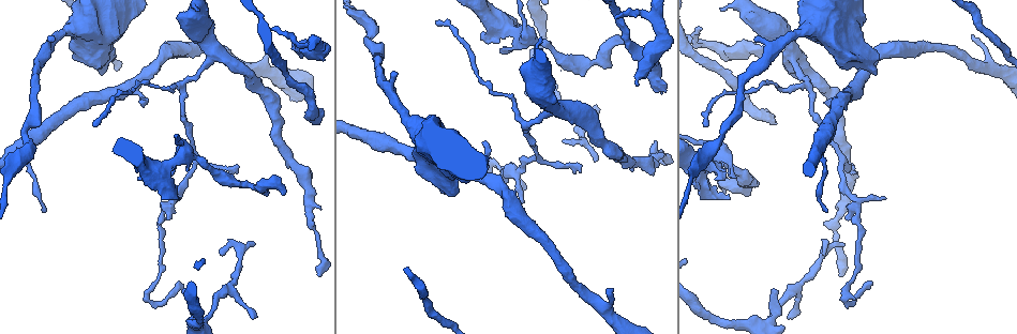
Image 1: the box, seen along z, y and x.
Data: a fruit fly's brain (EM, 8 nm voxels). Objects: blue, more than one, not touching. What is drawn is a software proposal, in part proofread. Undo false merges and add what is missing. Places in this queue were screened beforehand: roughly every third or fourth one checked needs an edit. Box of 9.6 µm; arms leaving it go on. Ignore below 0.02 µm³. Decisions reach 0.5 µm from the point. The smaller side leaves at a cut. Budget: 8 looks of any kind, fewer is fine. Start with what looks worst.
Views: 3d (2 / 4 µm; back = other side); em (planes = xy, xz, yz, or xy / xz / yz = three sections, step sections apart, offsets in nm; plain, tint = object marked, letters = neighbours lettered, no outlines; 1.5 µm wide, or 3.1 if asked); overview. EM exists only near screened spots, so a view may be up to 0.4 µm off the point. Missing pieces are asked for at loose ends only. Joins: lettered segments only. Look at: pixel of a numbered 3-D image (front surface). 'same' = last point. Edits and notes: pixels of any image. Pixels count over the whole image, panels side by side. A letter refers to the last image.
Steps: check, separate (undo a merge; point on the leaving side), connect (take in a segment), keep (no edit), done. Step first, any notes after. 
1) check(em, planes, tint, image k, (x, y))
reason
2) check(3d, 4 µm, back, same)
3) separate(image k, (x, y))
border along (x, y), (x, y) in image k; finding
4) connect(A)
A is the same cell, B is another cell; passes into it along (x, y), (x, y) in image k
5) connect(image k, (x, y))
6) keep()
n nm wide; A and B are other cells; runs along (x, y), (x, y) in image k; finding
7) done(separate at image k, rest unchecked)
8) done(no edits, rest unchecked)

check(em, planes, plain, image 1, (139, 102))
tapers out

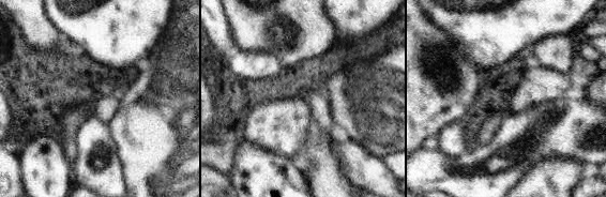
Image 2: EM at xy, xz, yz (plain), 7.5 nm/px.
check(em, planes, letters, same)
what lies round it

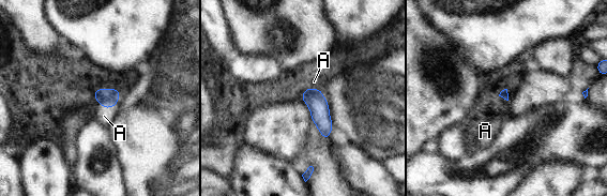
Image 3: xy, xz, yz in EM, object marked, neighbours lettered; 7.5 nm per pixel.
connect(A)
A is the same cell; it goes on there

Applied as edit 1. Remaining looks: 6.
check(overview)
redraw

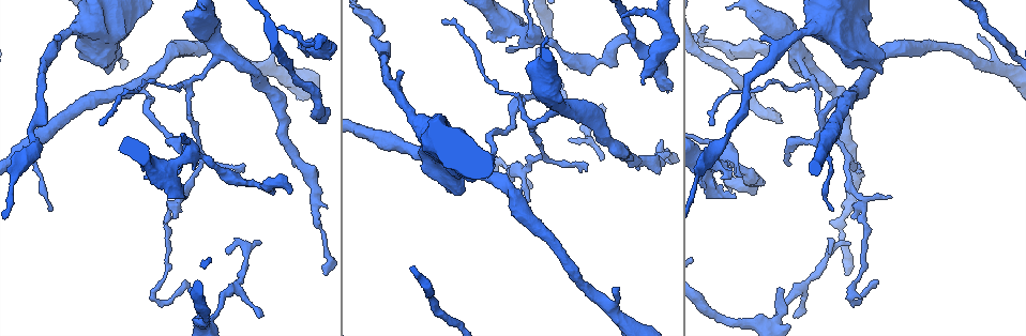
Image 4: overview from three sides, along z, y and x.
check(3d, 4 µm, image 4, (197, 164))
tapers out

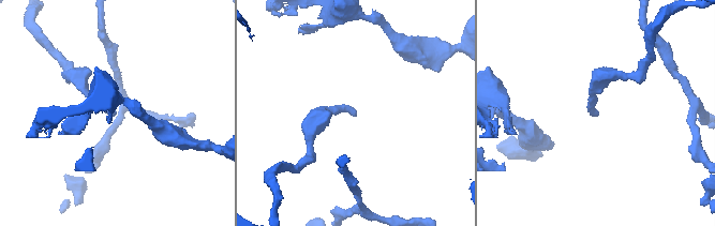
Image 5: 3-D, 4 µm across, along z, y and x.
check(em, planes, letters, image 5, (115, 113))

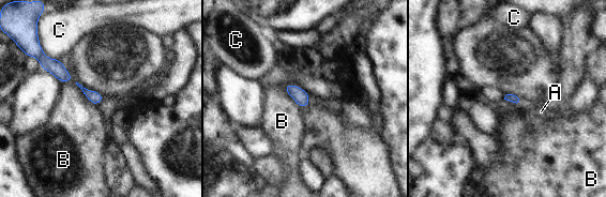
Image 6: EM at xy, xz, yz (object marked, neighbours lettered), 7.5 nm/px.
connect(A)
A is the same cell, B and C are other cells; passes into it along (511, 97), (517, 102), (541, 111) in image 6; the cell continues

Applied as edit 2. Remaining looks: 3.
check(overview)

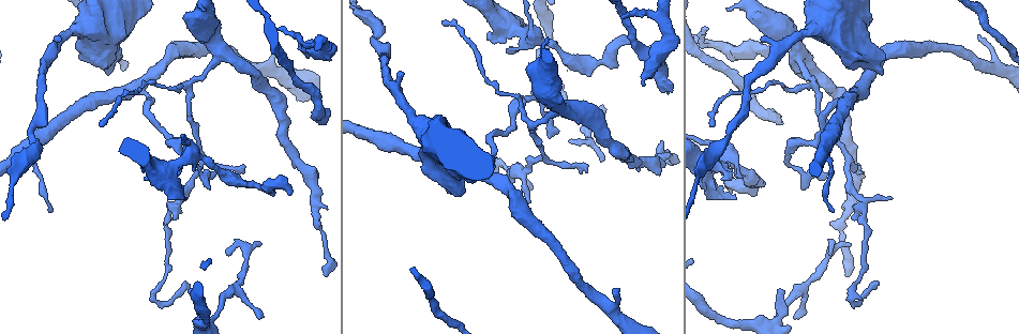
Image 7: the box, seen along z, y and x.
check(3d, 2 µm, image 7, (649, 65))
thick turns thin

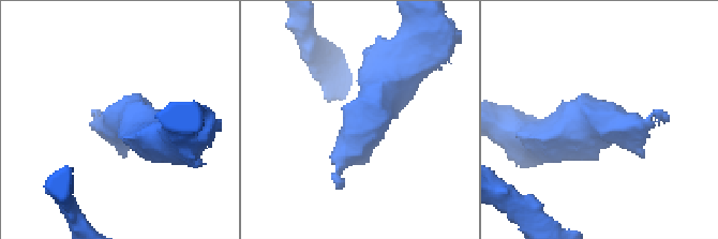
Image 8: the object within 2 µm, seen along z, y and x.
check(em, yz, step 4, letters, image 8, (123, 122))

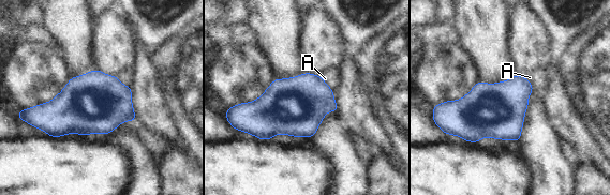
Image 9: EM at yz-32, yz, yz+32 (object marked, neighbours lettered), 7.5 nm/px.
keep()
460 nm wide; A is another cell; one cell here

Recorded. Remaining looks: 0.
done(connect at image 3, connect at image 6, rest unchecked)

